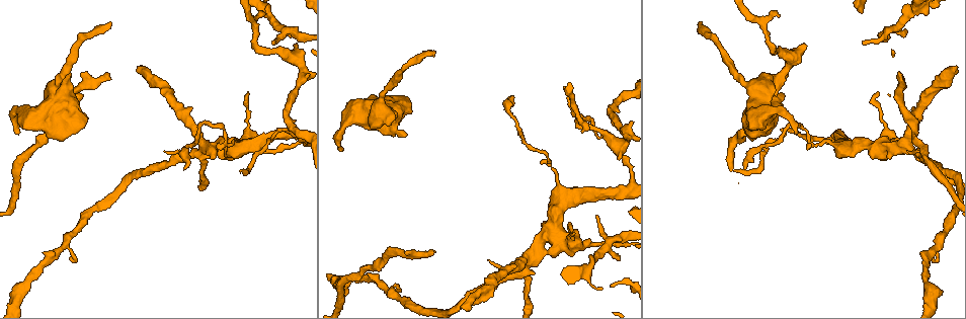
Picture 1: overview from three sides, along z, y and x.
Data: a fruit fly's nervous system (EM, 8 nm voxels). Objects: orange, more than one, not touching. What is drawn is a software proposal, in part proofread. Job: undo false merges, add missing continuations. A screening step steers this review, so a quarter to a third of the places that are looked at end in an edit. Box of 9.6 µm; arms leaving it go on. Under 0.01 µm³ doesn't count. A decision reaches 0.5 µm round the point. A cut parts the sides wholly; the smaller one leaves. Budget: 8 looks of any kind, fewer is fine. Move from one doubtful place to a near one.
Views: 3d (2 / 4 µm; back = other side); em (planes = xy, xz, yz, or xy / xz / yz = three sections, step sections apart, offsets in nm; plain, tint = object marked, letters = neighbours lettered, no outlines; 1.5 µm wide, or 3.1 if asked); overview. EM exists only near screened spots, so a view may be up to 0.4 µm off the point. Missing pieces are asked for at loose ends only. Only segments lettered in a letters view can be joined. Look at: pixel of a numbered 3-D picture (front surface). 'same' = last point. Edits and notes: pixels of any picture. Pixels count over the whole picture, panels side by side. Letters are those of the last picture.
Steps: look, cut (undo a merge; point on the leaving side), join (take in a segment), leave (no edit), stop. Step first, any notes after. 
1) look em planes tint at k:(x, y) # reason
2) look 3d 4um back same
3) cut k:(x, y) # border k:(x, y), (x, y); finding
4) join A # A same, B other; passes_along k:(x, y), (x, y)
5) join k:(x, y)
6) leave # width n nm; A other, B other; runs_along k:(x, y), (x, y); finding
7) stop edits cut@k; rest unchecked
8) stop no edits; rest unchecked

look em planes plain at 1:(274, 42) # branch stops here

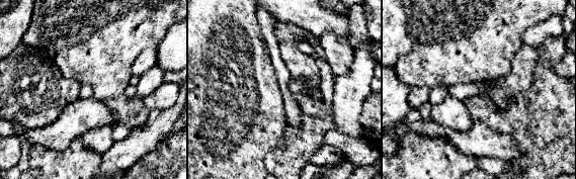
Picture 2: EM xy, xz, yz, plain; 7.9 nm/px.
look em planes letters same # see the neighbours

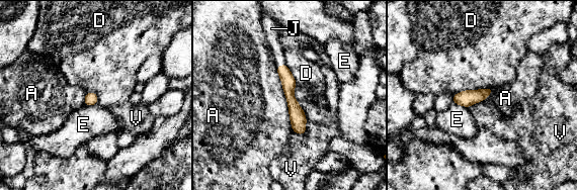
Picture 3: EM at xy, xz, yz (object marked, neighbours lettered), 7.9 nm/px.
join J # A other, D other, E other, J same, V other; passes_along 3:(289, 83), (280, 65), (272, 34); the cell continues

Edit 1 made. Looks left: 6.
look 3d 2um at 1:(775, 51) # sharp bend

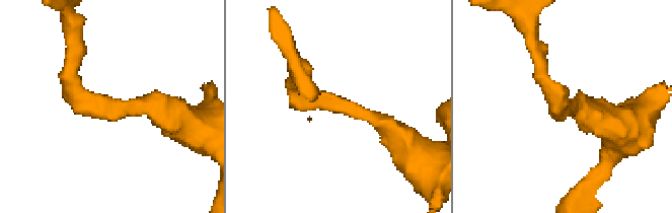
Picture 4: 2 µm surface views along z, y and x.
look em planes letters at 4:(343, 110)

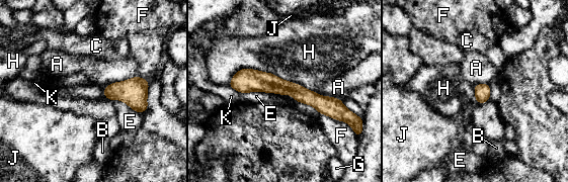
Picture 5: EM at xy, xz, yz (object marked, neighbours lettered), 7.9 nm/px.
leave # A other, B other, C other, E other, F other, G other, H other, J other, K other; one cell here

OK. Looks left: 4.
look 3d 2um at 1:(341, 148) # branch stops here

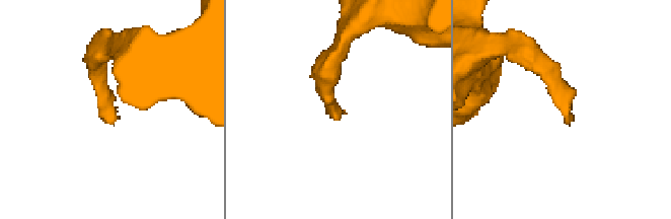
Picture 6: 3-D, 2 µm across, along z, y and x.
look em planes plain at 6:(115, 120) # shape alone is not enough

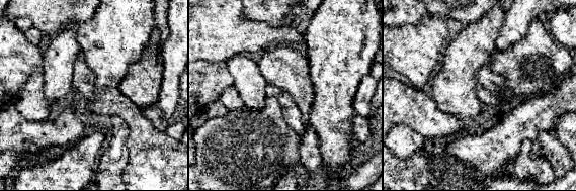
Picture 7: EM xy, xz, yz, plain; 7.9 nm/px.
look em planes letters same # what lies round it

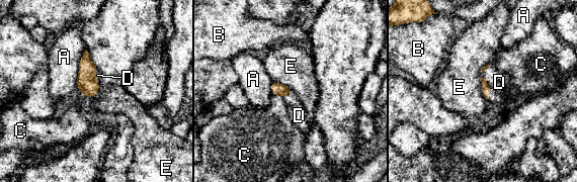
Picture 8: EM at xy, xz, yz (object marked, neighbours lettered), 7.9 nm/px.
join D # A other, B other, C other, D same, E other; passes_along 8:(486, 90), (489, 87), (499, 82); the cell continues

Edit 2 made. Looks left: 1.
stop edits join@3, join@8; rest unchecked

